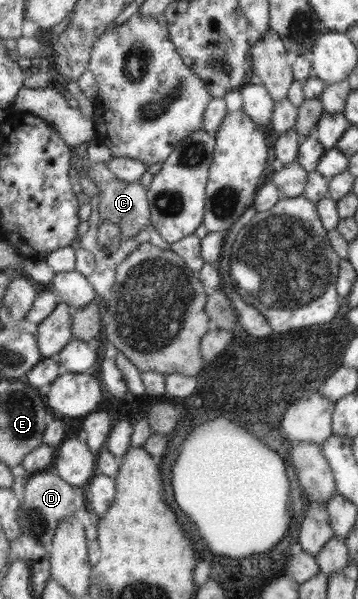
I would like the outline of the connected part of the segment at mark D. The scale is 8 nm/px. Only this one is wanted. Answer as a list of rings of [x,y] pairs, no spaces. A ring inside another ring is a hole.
[[[53,470],[27,475],[24,501],[20,502],[17,511],[21,533],[32,535],[39,545],[44,545],[45,549],[48,550],[51,547],[58,522],[68,516],[83,515],[87,509],[87,504],[84,503],[85,499],[85,487],[66,483]]]

